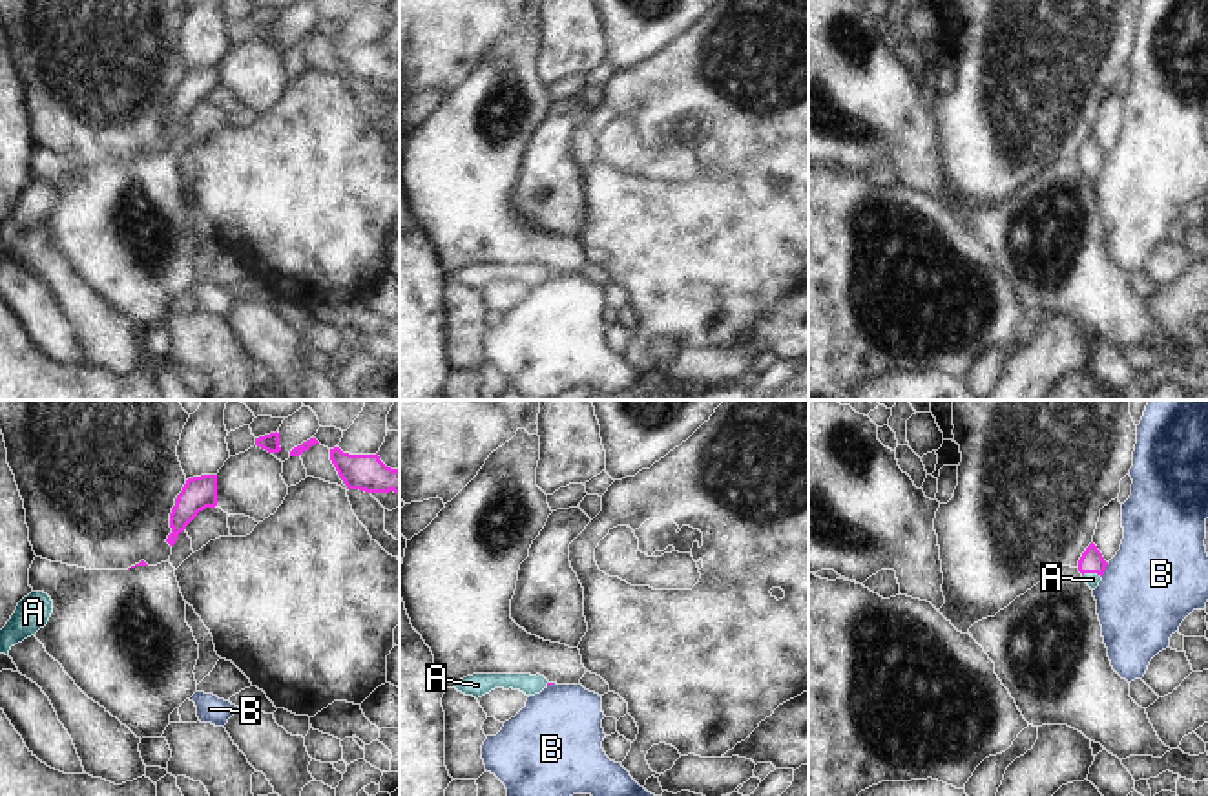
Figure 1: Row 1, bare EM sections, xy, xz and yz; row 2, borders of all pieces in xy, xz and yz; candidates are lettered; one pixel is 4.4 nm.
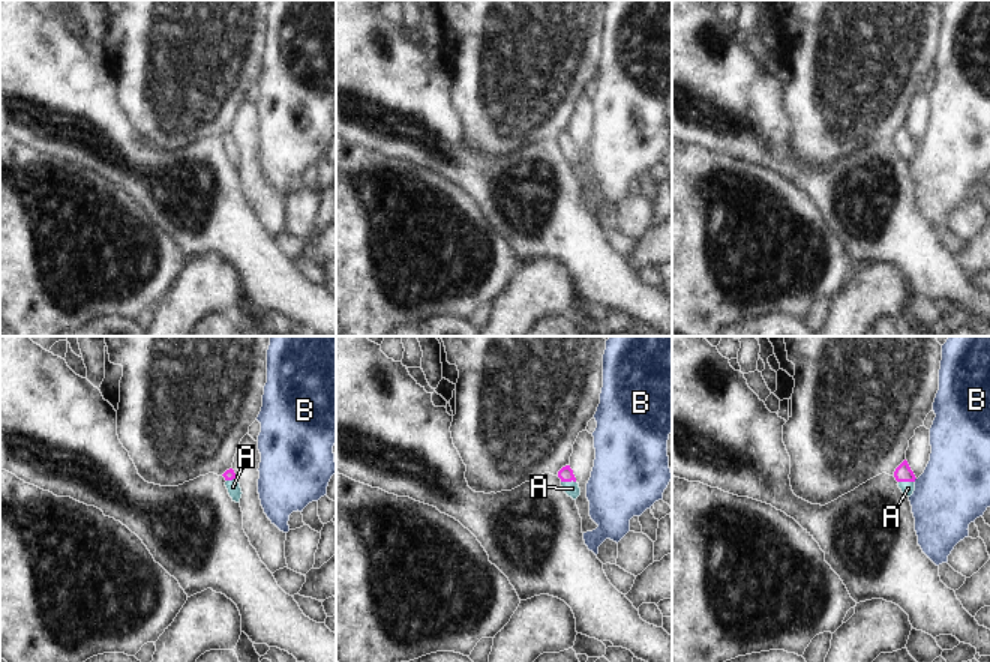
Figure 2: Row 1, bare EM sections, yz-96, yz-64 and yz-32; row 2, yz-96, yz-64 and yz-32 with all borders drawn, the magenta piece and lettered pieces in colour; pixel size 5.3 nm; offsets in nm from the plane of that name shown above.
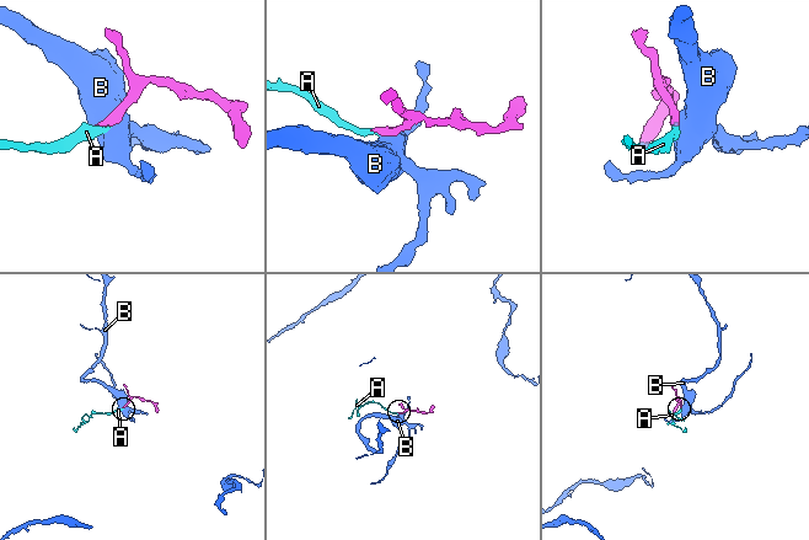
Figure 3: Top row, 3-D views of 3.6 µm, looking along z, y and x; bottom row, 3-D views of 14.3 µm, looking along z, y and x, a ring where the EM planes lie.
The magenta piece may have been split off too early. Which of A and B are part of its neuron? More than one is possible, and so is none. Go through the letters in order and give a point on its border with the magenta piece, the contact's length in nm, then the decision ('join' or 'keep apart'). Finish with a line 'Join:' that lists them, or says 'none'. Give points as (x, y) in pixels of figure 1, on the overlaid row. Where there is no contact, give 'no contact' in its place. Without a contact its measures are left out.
A: meets magenta in yz at (1092, 572); contact 90 nm long; join
B: meets magenta in yz at (1104, 570); contact 70 nm long; keep apart
Join: A

